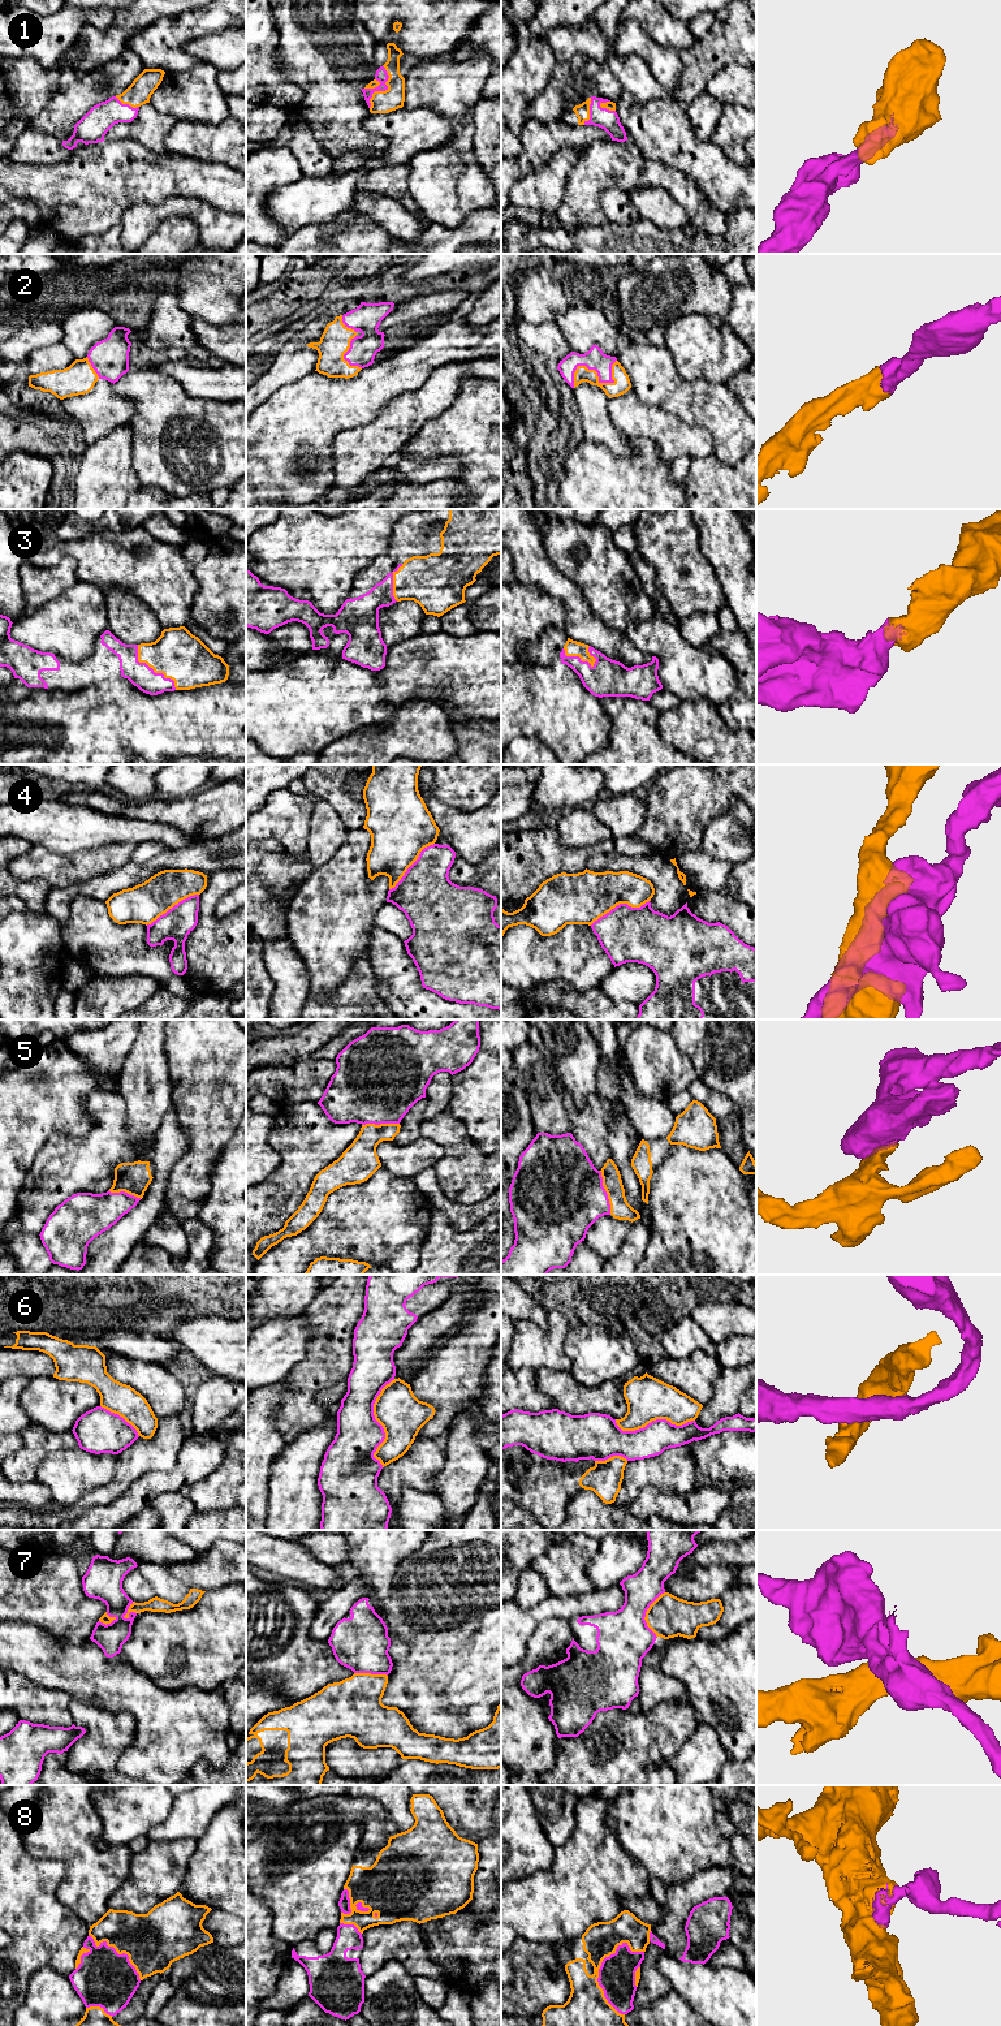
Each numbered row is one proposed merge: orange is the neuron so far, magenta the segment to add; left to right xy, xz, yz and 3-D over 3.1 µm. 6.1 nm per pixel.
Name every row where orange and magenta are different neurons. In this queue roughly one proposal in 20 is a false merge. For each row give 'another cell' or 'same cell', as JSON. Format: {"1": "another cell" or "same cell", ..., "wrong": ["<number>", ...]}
{"1": "same cell", "2": "same cell", "3": "same cell", "4": "another cell", "5": "same cell", "6": "another cell", "7": "another cell", "8": "same cell", "wrong": ["4", "6", "7"]}

